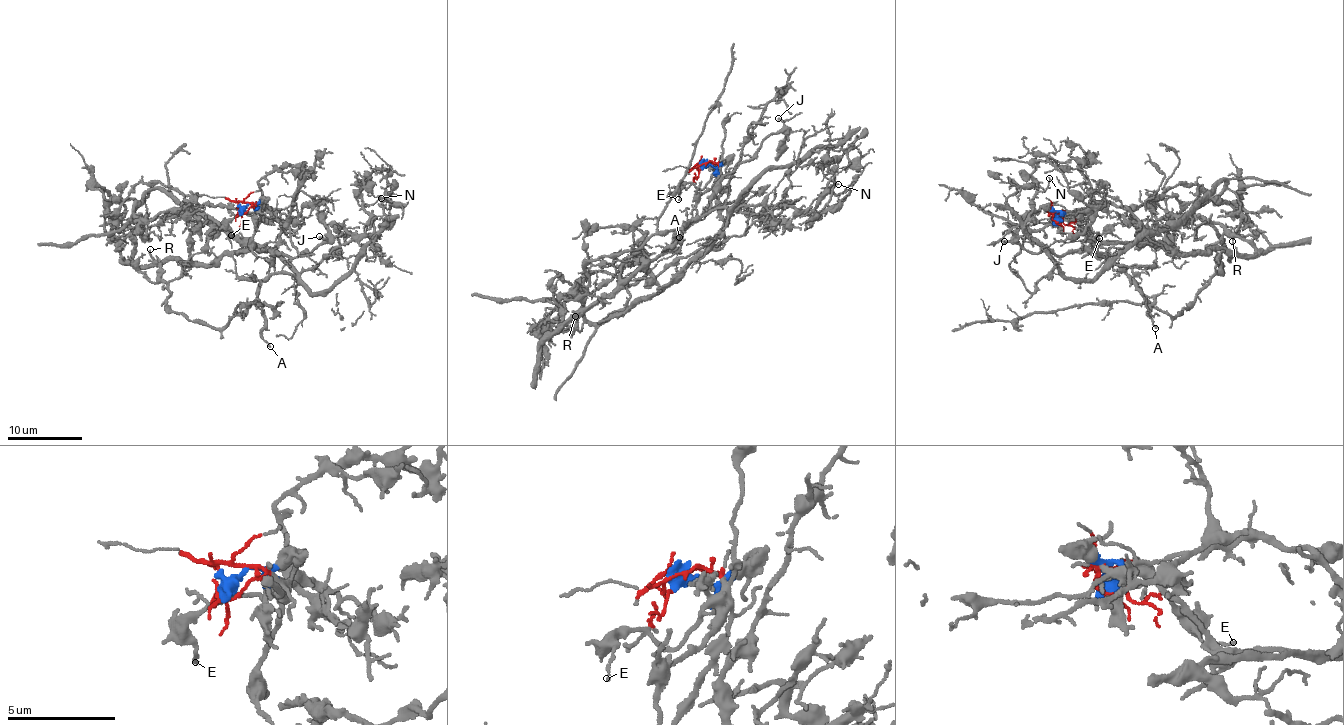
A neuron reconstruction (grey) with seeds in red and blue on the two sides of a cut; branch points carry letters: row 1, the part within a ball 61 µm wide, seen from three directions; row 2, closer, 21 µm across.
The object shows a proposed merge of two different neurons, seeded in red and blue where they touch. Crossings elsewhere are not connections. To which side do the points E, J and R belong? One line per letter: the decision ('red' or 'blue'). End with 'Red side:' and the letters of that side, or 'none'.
E: red
J: blue
R: blue
Red side: E

